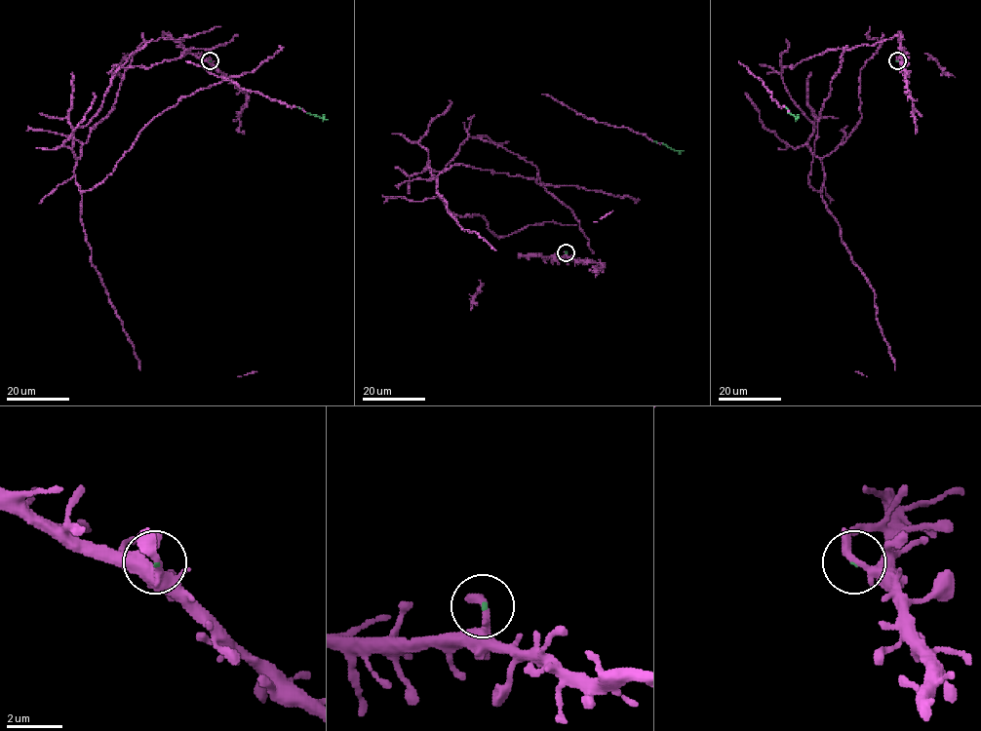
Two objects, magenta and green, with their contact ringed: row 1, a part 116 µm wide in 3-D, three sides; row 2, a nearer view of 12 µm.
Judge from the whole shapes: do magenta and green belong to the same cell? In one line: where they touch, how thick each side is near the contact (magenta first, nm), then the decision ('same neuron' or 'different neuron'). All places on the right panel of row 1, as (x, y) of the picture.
(897, 60) | 300/50 nm | same neuron

